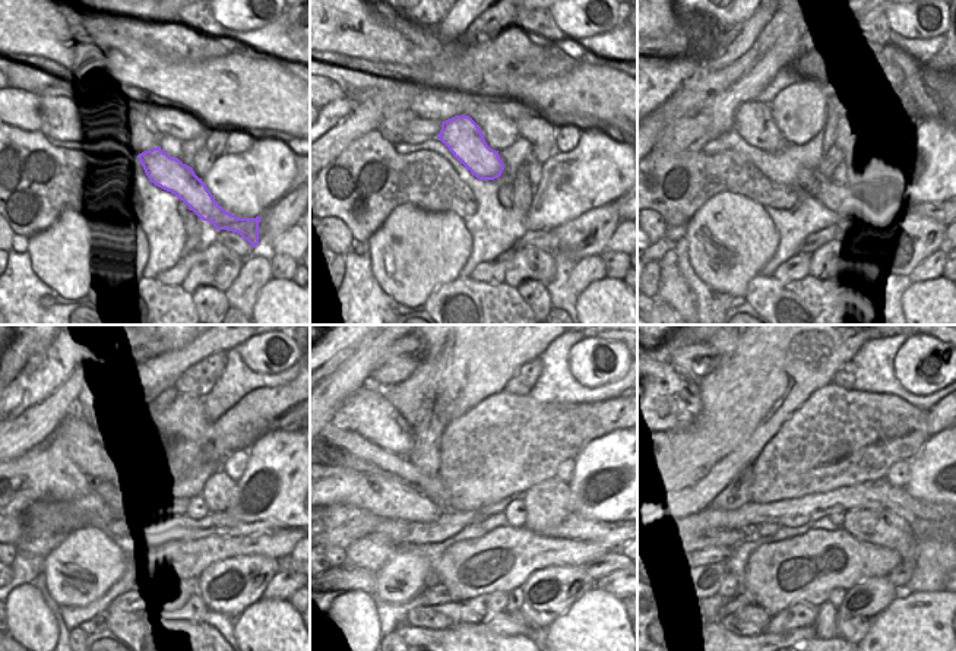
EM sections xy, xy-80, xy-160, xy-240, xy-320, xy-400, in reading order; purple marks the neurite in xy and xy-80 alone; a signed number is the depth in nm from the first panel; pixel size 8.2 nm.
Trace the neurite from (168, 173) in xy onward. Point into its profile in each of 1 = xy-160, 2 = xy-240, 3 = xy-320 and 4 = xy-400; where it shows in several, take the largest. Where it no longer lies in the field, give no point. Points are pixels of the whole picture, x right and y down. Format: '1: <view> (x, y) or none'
1: xy-160 (753, 122)
2: xy-240 (88, 449)
3: xy-320 (367, 413)
4: xy-400 (667, 401)

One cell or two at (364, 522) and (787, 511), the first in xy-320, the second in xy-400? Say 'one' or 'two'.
one

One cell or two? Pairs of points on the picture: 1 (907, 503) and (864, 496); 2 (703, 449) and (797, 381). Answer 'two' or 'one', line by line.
1: one
2: one

